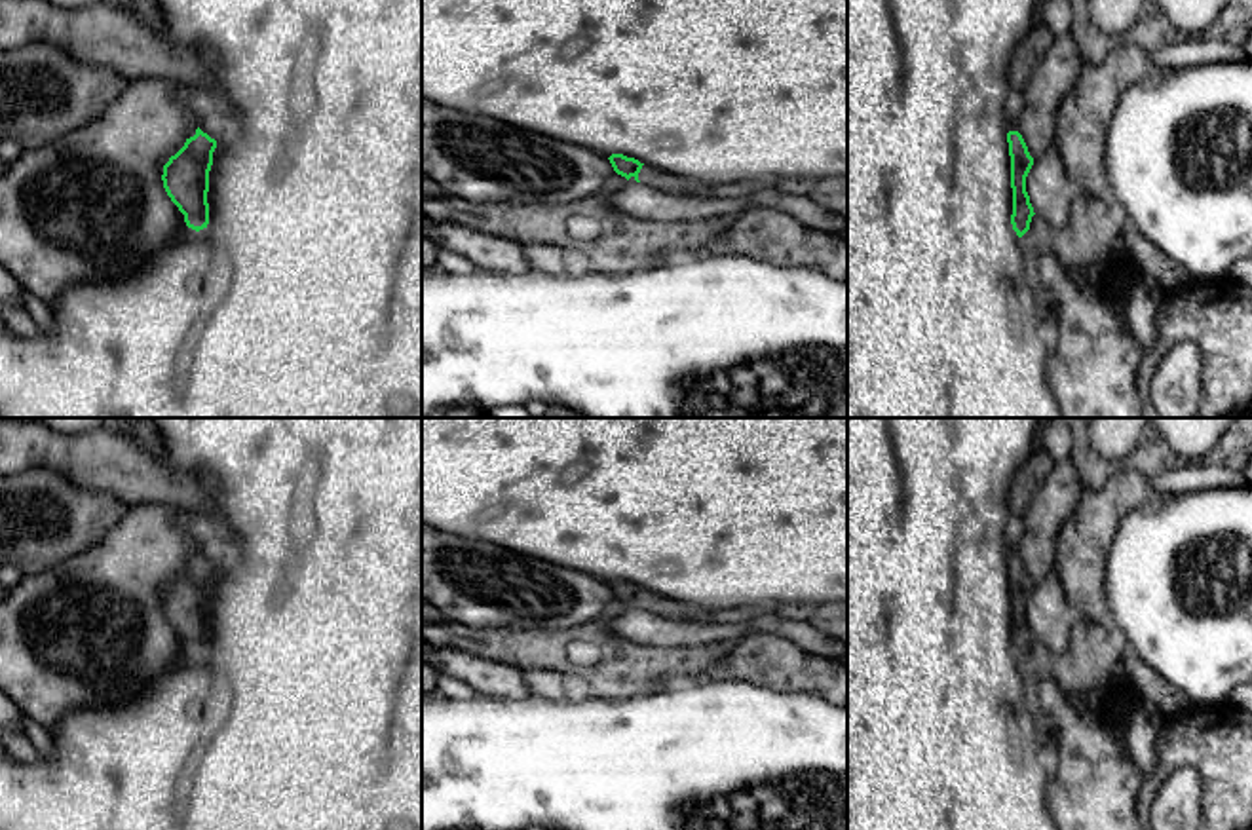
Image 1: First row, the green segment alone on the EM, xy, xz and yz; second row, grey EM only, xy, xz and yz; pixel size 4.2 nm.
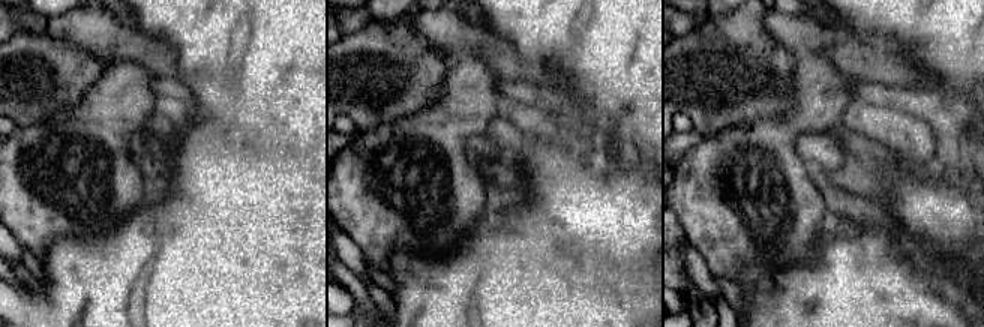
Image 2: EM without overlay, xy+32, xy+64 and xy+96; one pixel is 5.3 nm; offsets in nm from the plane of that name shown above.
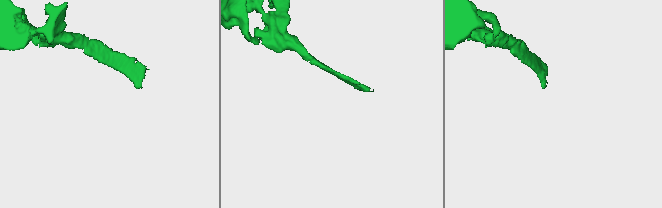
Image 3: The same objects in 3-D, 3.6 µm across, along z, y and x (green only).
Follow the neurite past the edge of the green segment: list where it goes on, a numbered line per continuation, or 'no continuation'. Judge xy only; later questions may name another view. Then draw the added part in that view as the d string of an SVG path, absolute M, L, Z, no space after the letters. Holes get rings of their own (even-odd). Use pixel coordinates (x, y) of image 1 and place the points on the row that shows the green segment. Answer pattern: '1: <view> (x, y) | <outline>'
1: xy (215, 116) | M182 84L182 101L194 114L198 127L217 142L230 139L237 131L236 110L228 99Z

